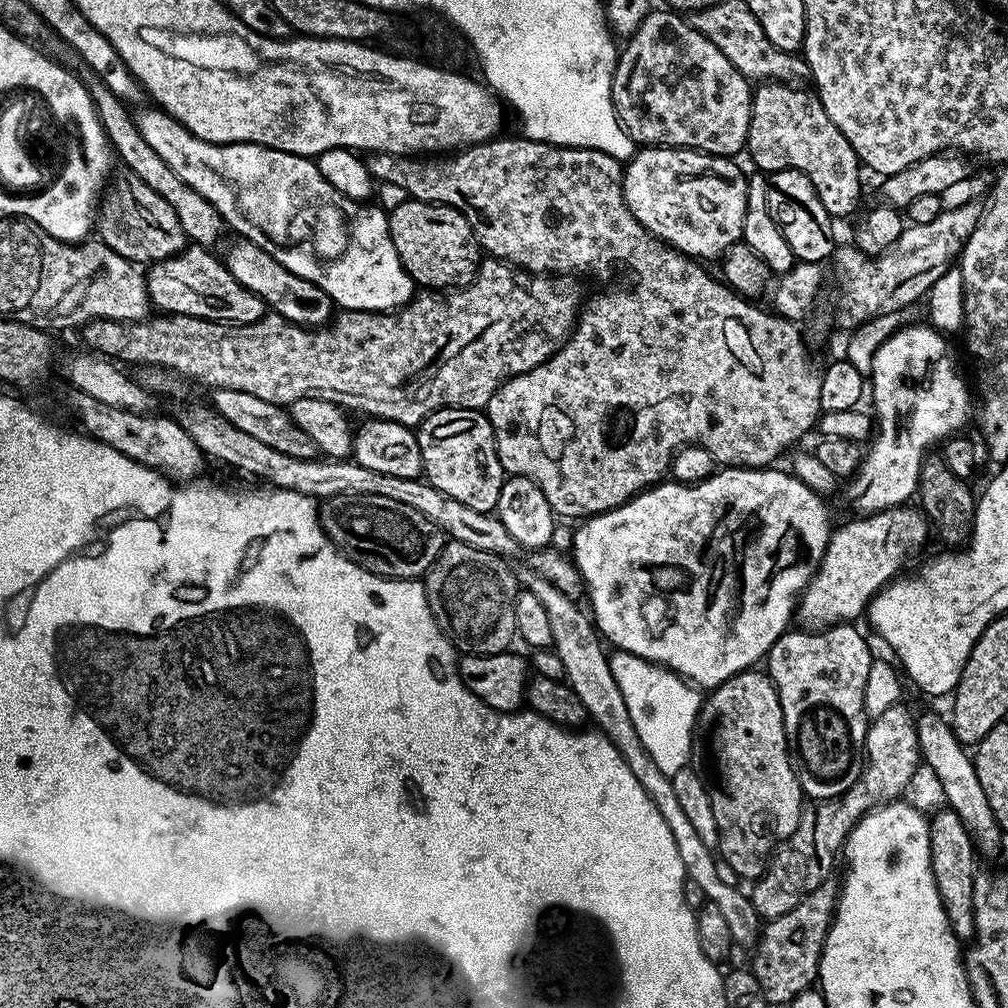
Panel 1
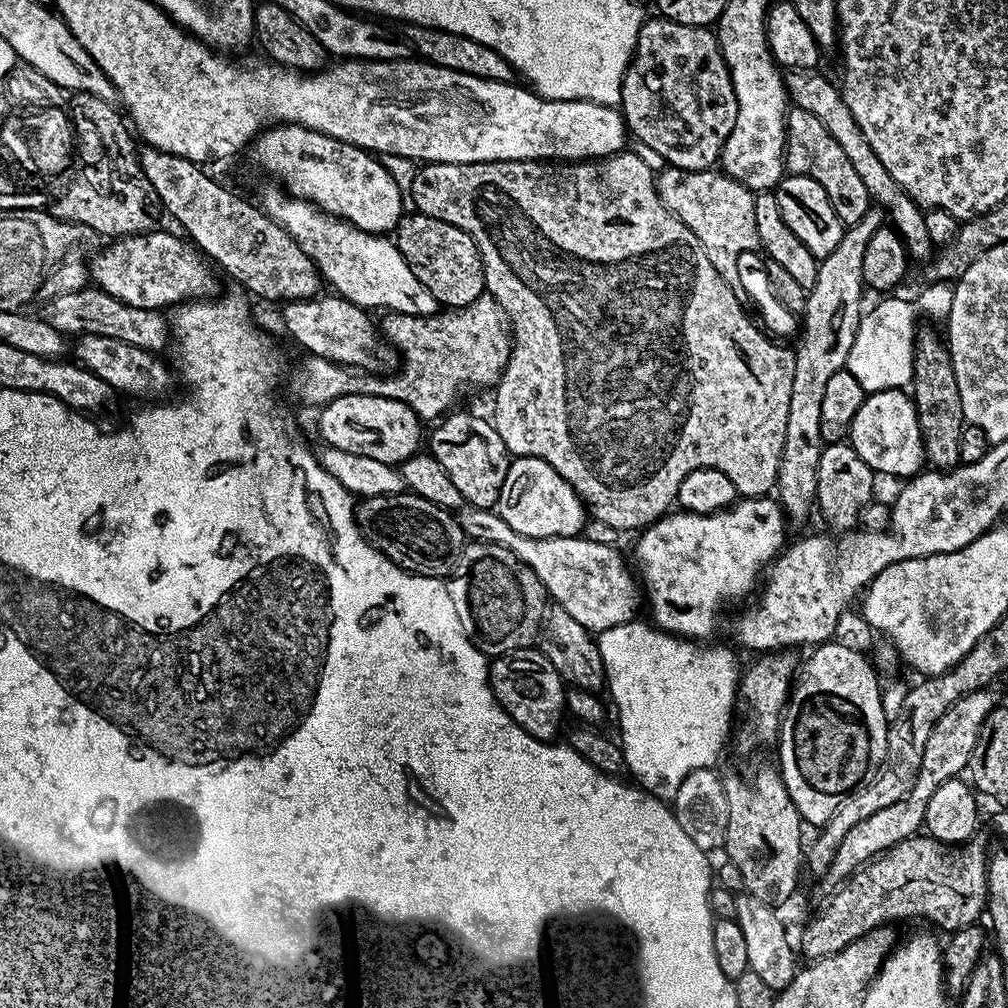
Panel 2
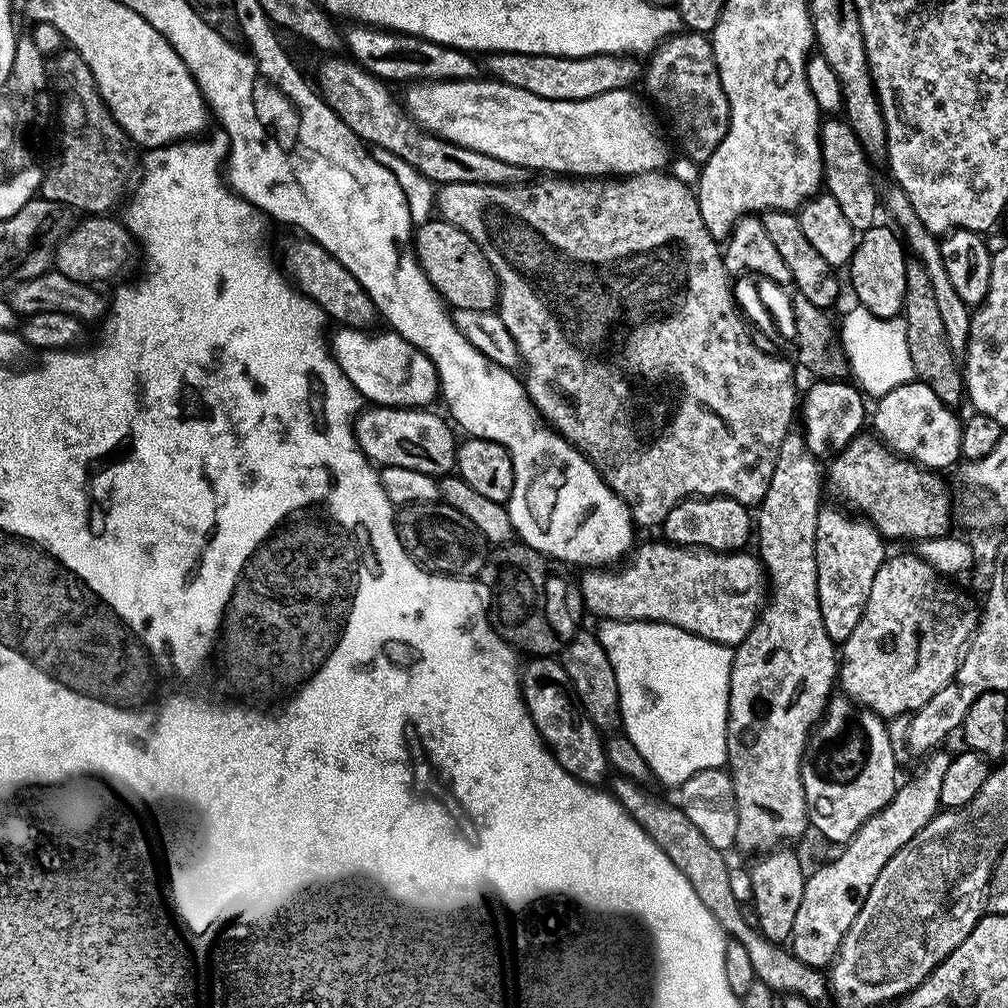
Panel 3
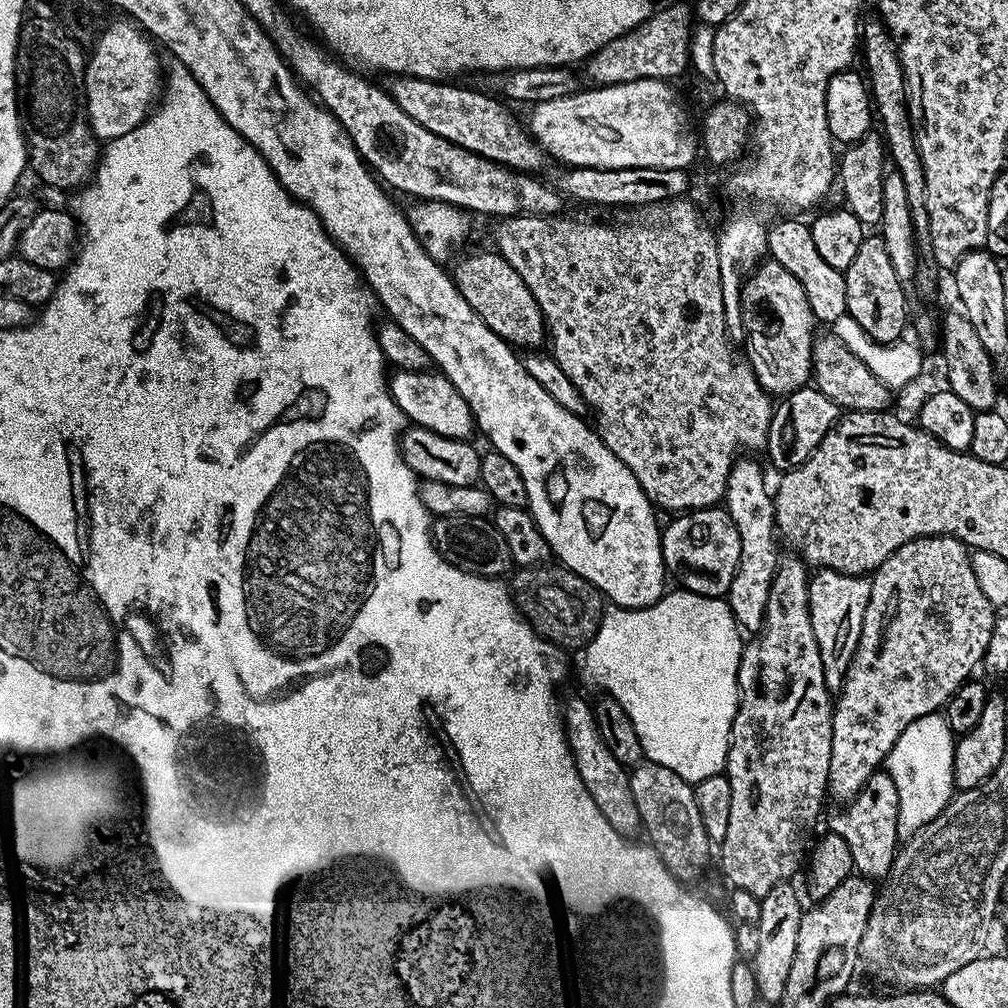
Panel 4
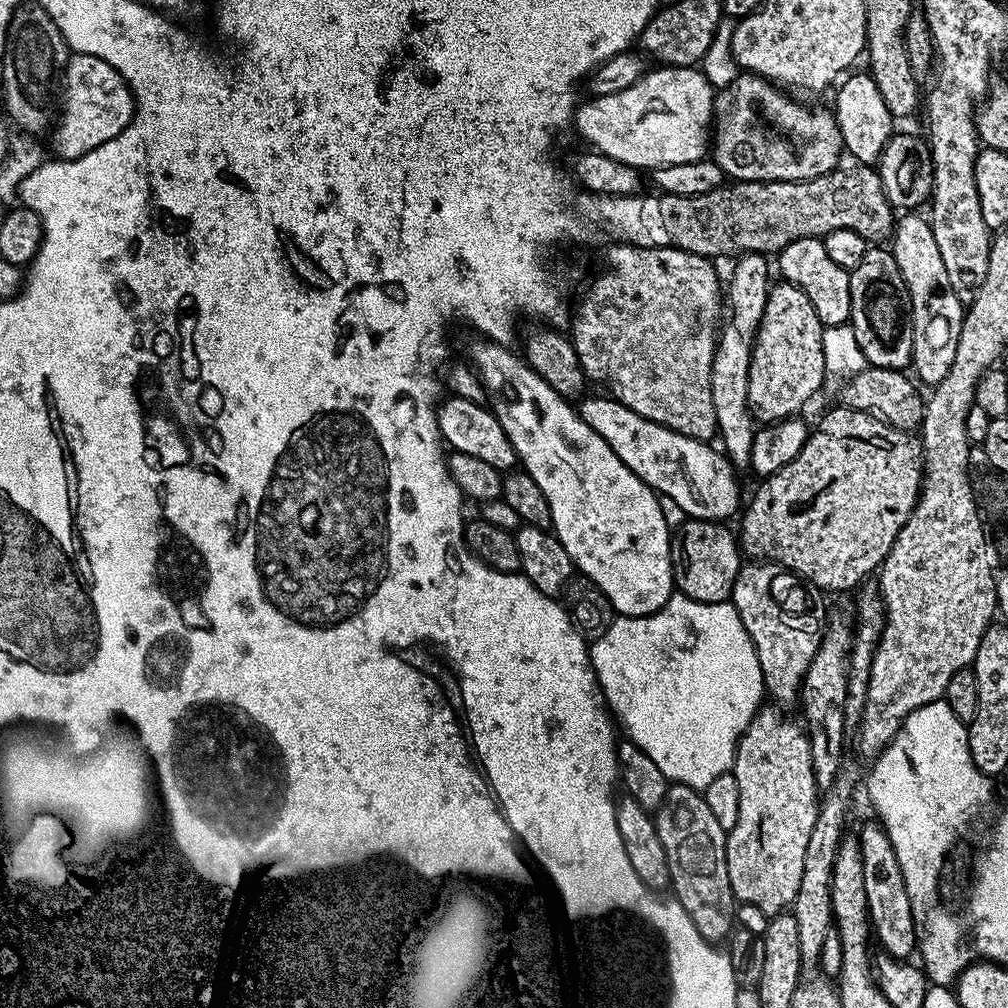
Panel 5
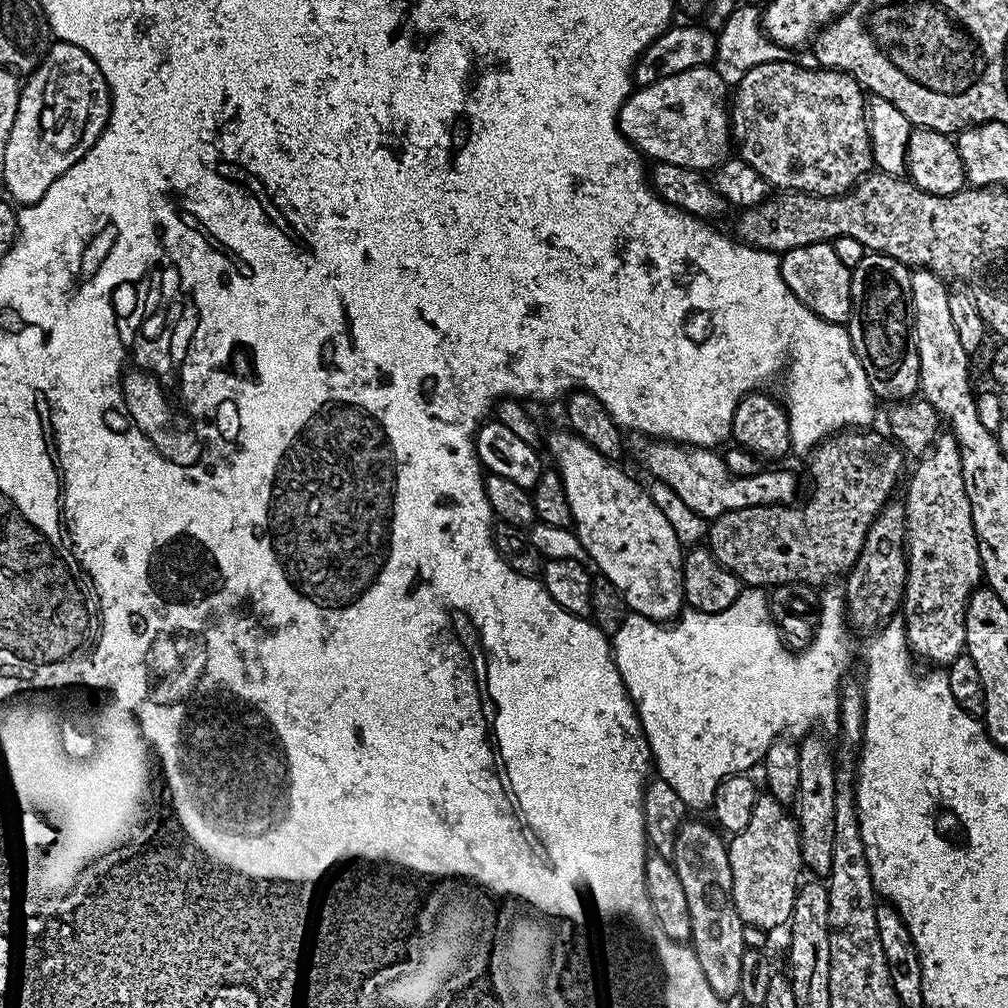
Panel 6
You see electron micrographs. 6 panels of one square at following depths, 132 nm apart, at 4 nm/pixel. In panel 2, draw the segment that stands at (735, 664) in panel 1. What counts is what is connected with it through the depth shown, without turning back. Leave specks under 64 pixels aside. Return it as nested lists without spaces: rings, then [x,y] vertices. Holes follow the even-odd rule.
[[[766,495],[737,499],[731,507],[705,516],[676,510],[648,525],[635,537],[635,567],[642,581],[646,608],[652,611],[651,623],[665,632],[671,632],[673,636],[691,638],[697,642],[707,641],[707,636],[716,632],[716,623],[720,620],[719,612],[727,604],[750,595],[752,587],[755,584],[757,587],[762,573],[780,555],[786,544],[784,524],[786,525],[784,509],[771,495]]]

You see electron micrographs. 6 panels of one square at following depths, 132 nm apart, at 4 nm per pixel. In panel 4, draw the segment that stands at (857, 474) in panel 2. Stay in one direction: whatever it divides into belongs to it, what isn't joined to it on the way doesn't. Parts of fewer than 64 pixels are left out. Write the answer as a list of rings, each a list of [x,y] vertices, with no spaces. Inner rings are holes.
[[[829,568],[819,569],[809,579],[810,626],[814,626],[814,638],[818,638],[818,654],[822,654],[822,666],[829,693],[839,693],[850,670],[854,650],[858,650],[858,638],[862,634],[862,618],[866,618],[866,602],[870,602],[871,585],[868,576],[851,576]]]

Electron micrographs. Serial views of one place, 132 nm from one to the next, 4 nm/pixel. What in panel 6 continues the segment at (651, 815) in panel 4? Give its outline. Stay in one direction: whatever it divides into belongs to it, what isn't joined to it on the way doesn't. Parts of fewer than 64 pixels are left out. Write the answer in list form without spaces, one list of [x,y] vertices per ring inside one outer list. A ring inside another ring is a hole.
[[[685,819],[670,853],[678,882],[682,882],[682,890],[686,893],[686,906],[690,906],[690,947],[702,966],[702,974],[706,974],[706,982],[710,982],[710,990],[722,998],[735,997],[739,993],[739,975],[745,952],[742,938],[744,923],[740,921],[732,897],[728,845],[725,837],[711,823],[703,824],[692,819]]]

